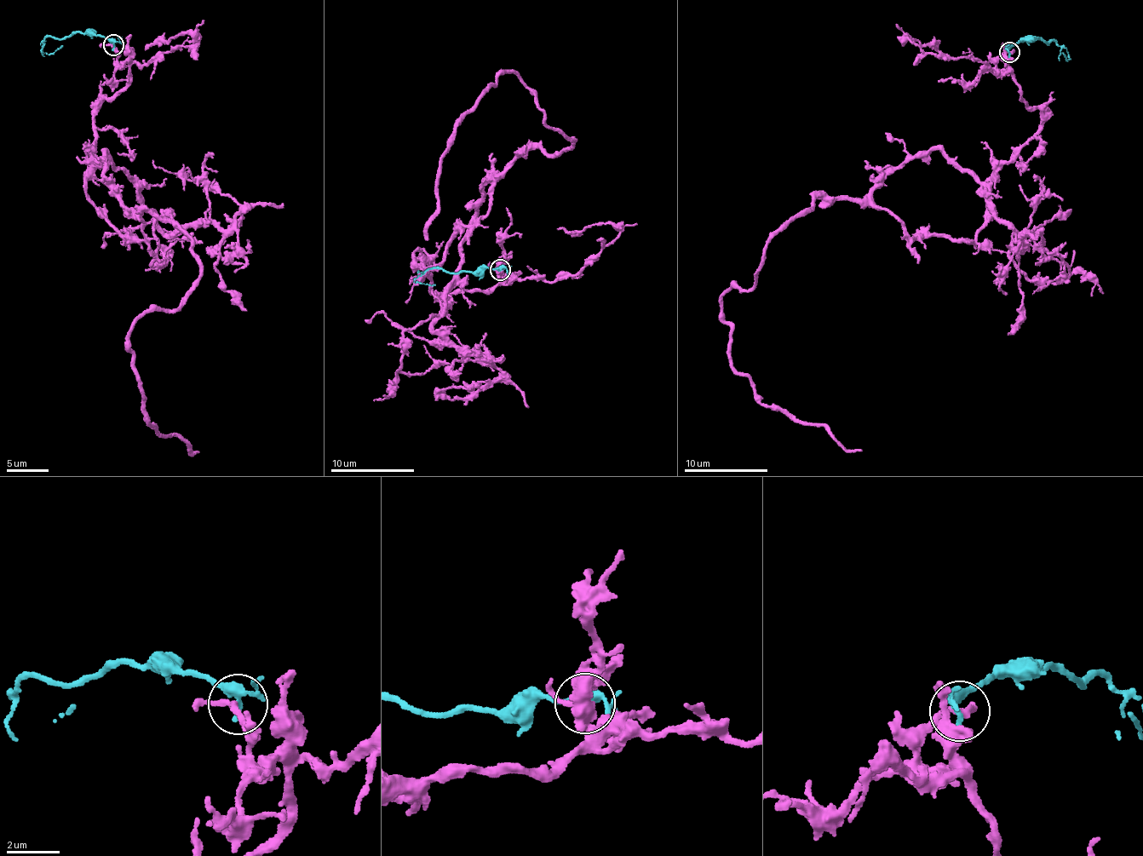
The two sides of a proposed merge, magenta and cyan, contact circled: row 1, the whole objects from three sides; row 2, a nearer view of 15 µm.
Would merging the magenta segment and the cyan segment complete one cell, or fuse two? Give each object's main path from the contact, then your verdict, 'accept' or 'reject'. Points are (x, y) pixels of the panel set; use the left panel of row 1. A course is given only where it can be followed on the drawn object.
magenta runs (113, 44), (90, 203), (122, 236), (179, 223), (199, 265), (129, 345), (150, 425), (199, 451); cyan runs (113, 44), (99, 35), (86, 33), (46, 37), (41, 45), (42, 51), (50, 54), (63, 46); reject

